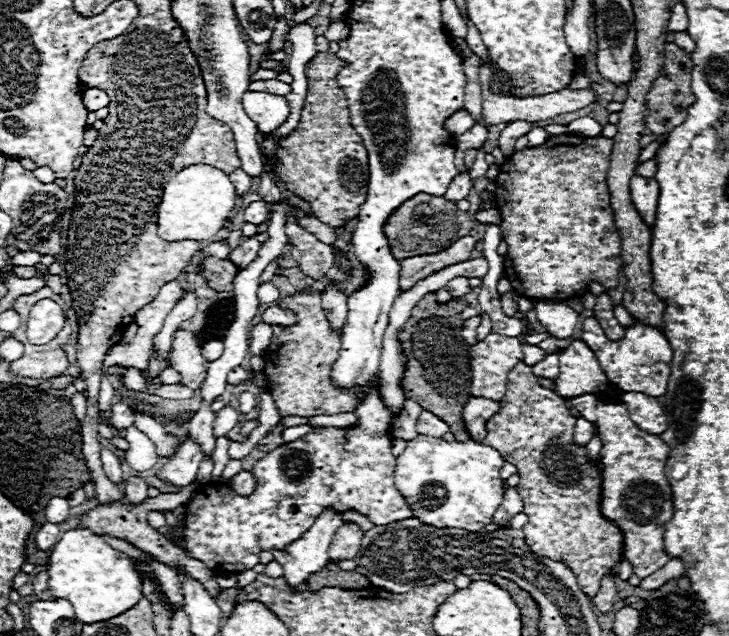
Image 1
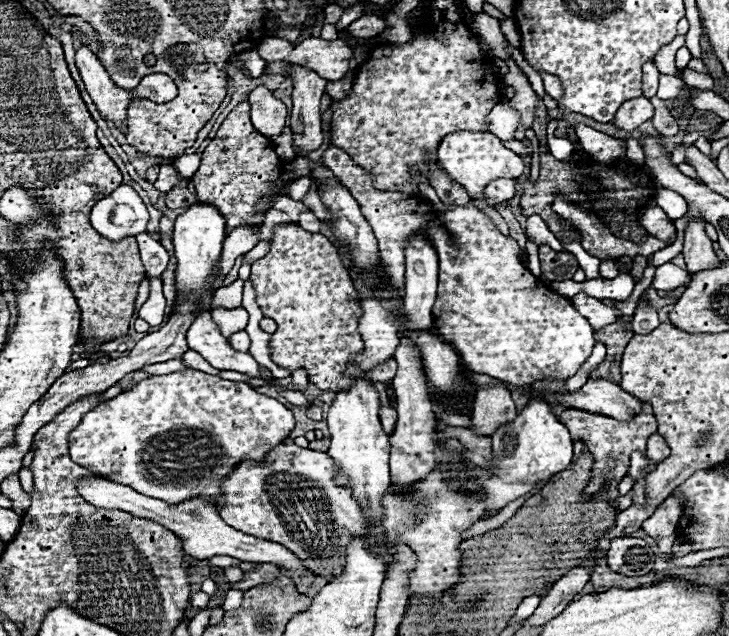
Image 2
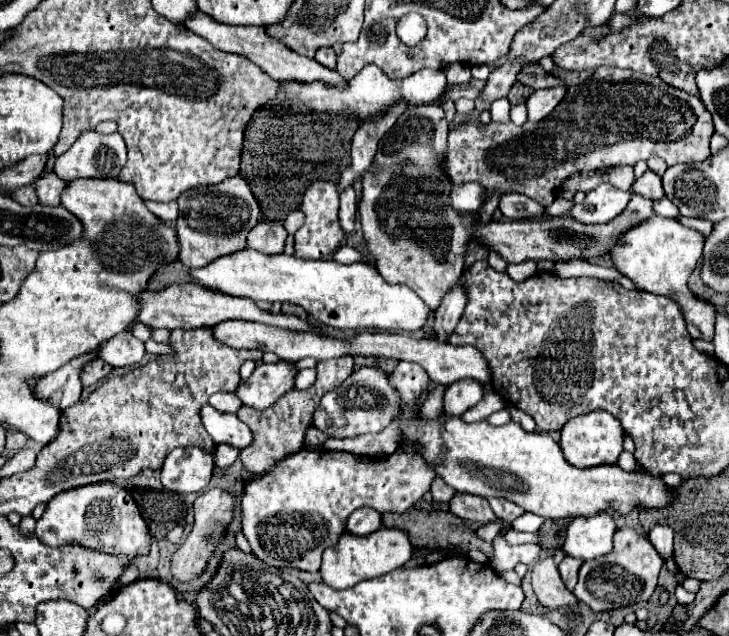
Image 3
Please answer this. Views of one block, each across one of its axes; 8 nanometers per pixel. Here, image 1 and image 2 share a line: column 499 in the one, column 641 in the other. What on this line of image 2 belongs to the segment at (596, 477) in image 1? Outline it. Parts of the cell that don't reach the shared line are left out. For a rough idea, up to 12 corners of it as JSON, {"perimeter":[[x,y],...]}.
{"perimeter":[[644,402],[634,422],[564,410],[572,440],[596,456],[584,496],[602,490],[610,504],[630,454],[646,450],[656,418]]}

